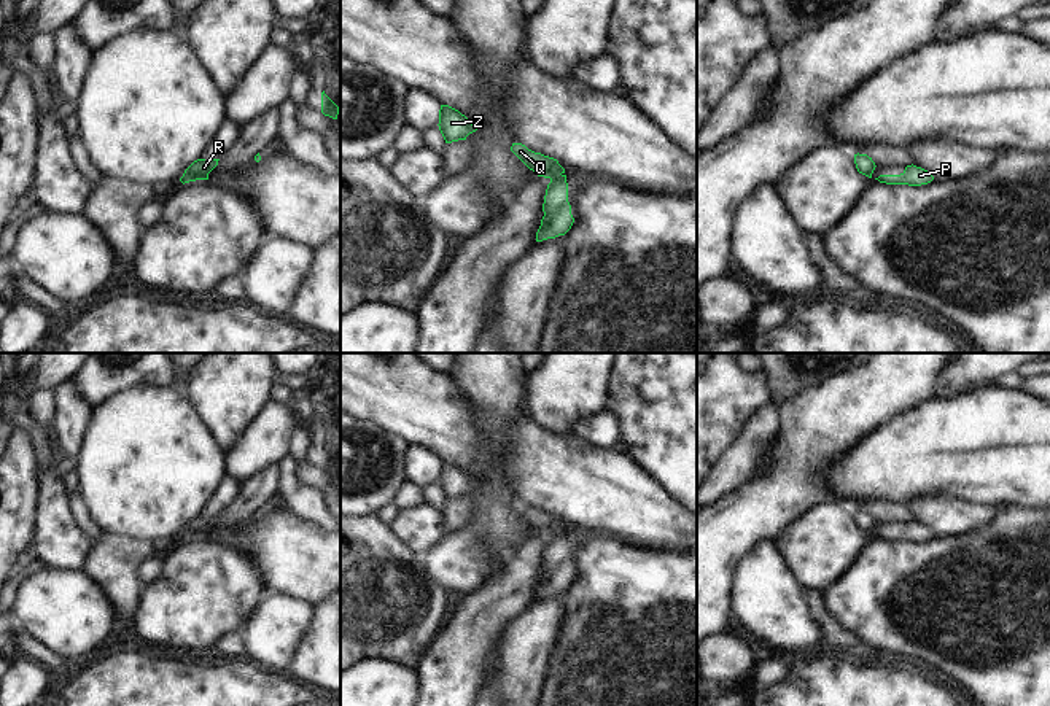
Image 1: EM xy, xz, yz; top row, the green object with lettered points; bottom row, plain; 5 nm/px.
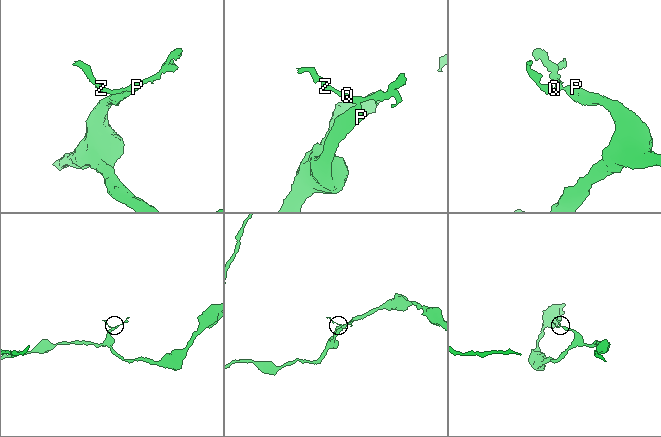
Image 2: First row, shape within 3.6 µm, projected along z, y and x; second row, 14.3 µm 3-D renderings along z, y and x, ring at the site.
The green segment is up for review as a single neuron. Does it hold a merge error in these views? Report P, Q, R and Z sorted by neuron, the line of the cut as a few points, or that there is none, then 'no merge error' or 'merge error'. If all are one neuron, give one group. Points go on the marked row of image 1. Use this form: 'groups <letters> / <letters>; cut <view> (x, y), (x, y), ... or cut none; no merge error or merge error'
groups P / Q R Z; cut xz (560, 174), (551, 178); merge error

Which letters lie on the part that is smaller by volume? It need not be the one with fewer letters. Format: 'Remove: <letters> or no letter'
Remove: Q, R, Z

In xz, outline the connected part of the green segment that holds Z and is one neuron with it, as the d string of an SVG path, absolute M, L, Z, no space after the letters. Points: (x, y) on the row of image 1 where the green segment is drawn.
M441 105L438 126L445 143L466 140L477 130L465 114L449 105Z

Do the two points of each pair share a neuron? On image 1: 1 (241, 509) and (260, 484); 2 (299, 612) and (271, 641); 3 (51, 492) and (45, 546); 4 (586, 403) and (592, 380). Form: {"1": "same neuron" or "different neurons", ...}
{"1": "same neuron", "2": "same neuron", "3": "same neuron", "4": "same neuron"}

